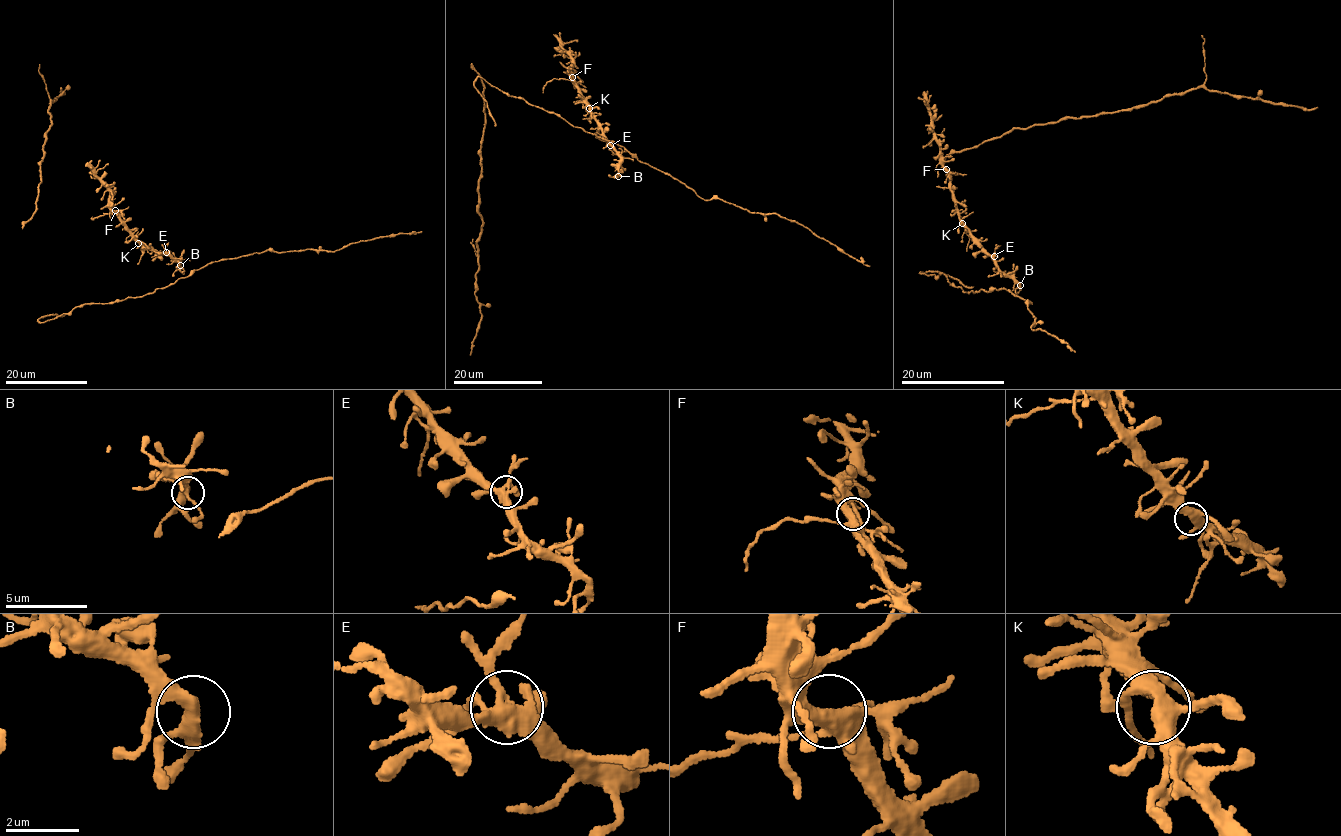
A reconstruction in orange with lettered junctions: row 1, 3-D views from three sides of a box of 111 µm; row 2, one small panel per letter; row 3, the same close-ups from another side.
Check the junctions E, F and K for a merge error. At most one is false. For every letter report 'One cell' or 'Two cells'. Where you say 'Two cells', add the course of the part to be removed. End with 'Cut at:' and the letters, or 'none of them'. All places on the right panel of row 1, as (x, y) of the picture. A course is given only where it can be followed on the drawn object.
E: One cell
F: One cell
K: One cell
Cut at: none of them

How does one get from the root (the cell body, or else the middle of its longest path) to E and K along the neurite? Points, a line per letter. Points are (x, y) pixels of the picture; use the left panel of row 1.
E: (111, 214), (116, 215), (131, 237), (167, 253)
K: (111, 214), (116, 215), (125, 230), (138, 243)

